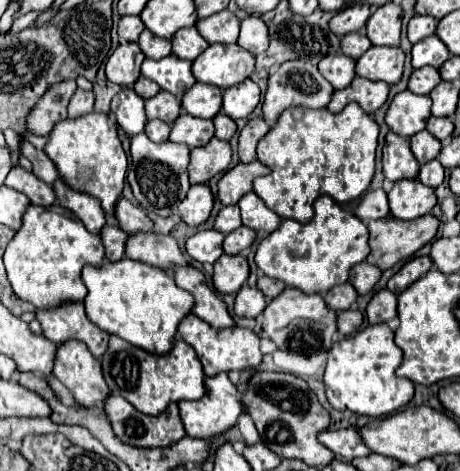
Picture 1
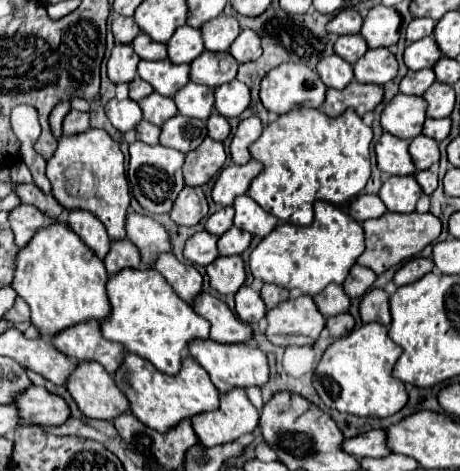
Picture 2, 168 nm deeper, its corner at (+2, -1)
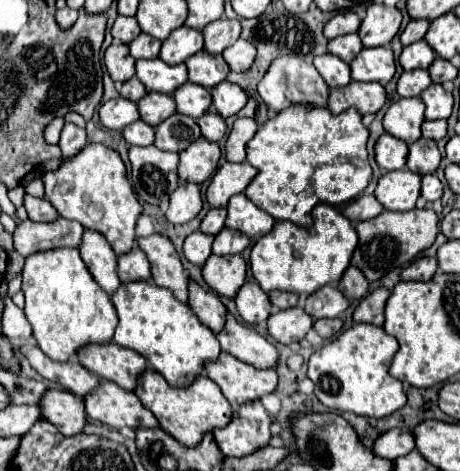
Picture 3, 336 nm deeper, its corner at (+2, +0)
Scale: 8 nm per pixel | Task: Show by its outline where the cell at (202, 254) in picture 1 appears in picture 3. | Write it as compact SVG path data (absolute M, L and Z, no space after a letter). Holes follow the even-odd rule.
M193 232L187 236L183 244L183 254L191 264L203 266L205 260L211 256L211 244L213 244L213 236L203 232Z

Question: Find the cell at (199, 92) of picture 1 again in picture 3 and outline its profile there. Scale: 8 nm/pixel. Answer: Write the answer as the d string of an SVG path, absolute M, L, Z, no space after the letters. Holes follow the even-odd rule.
M185 82L181 88L177 88L173 98L177 102L177 112L191 116L191 118L203 116L211 106L209 90L197 86L197 84L191 84L191 82Z

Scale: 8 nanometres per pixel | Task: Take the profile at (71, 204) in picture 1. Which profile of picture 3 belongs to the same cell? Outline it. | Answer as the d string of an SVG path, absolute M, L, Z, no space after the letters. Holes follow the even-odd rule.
M85 230L79 252L95 282L109 296L113 296L113 292L121 286L121 280L117 276L117 254L113 252L113 248L109 248L105 236L99 236L99 232Z

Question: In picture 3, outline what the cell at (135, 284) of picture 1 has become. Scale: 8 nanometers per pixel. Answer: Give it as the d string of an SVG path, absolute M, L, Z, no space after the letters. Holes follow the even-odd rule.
M151 282L121 284L111 300L119 314L113 342L139 352L149 368L159 372L173 388L189 388L203 372L205 364L215 362L221 354L217 336L197 320L187 304L179 302L173 292L165 288Z

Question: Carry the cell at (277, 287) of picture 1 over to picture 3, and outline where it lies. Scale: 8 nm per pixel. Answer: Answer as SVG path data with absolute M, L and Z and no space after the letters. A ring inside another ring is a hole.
M281 290L269 292L269 298L271 298L271 304L275 306L275 310L293 308L293 306L297 306L297 302L299 302L299 296L297 296L297 294L293 294L293 292L281 292Z

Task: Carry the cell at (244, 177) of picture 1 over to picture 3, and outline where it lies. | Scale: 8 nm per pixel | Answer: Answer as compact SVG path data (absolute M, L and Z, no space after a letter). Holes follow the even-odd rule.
M225 162L215 172L207 188L207 202L215 208L225 208L229 198L245 192L245 188L253 178L255 178L255 168L249 162L239 162L239 164Z

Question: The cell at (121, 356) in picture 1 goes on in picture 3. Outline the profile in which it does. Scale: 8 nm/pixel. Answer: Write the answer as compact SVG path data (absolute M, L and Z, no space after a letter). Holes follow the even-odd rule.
M147 368L137 380L135 394L139 396L143 406L155 414L155 418L161 424L161 428L167 434L171 434L177 442L181 442L181 444L185 444L189 448L197 446L205 432L213 432L217 428L225 428L231 422L231 418L233 418L233 410L227 404L225 396L217 388L217 384L213 384L213 380L209 380L205 374L201 374L193 382L193 388L177 390L177 388L171 388L161 374L157 374L155 370Z

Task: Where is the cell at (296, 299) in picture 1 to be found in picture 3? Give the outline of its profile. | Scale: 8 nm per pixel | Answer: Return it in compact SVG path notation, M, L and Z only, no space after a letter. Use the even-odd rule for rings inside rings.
M289 308L273 312L267 320L267 330L271 338L281 344L289 344L293 340L305 338L305 334L313 328L313 318L303 308Z

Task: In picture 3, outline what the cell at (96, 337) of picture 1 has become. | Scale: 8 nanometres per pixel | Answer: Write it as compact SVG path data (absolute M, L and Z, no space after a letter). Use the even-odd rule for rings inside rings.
M113 342L85 346L77 358L95 376L111 380L129 392L135 390L137 376L147 368L147 362L141 354Z

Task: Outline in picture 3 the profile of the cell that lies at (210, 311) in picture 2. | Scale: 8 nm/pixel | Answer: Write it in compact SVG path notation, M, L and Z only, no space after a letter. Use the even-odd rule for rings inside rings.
M227 314L227 324L225 330L219 334L221 350L259 368L277 368L279 362L279 352L277 348L267 342L263 336L259 336L253 328L247 328L239 324L231 314Z

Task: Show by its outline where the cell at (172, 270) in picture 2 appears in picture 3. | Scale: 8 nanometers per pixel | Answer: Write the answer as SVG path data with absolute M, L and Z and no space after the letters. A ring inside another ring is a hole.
M189 280L189 306L213 334L223 330L227 308L215 292L205 292L199 284Z

